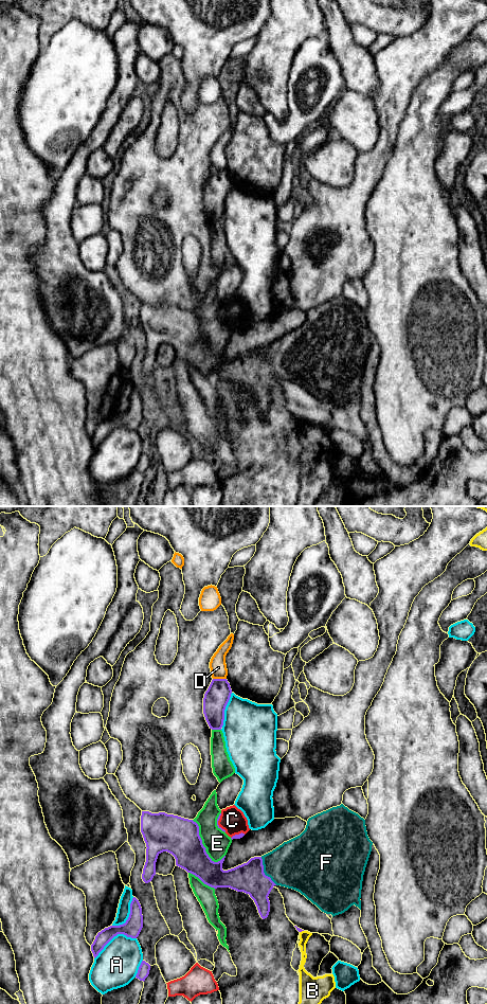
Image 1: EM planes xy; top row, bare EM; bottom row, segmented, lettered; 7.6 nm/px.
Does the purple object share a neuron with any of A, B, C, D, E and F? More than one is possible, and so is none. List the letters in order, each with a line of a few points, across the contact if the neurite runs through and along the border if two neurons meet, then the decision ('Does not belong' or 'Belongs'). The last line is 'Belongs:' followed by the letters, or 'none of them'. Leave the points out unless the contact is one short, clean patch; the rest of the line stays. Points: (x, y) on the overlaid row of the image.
A: Does not belong
B: Does not belong
C: Line: xy (220, 813), (218, 824), (226, 831). Does not belong
D: Line: xy (213, 678), (226, 679). Does not belong
E: Does not belong
F: Belongs
Belongs: F

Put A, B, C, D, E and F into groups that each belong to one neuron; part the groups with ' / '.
A / B / C / D / E / F

